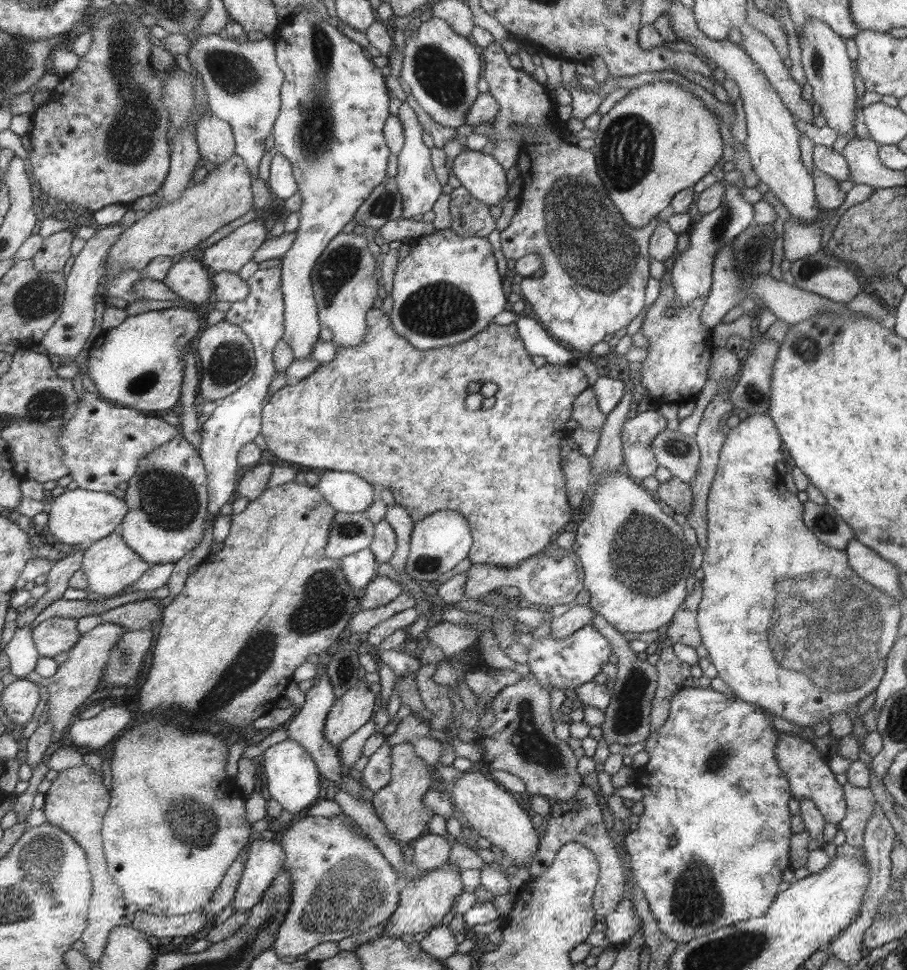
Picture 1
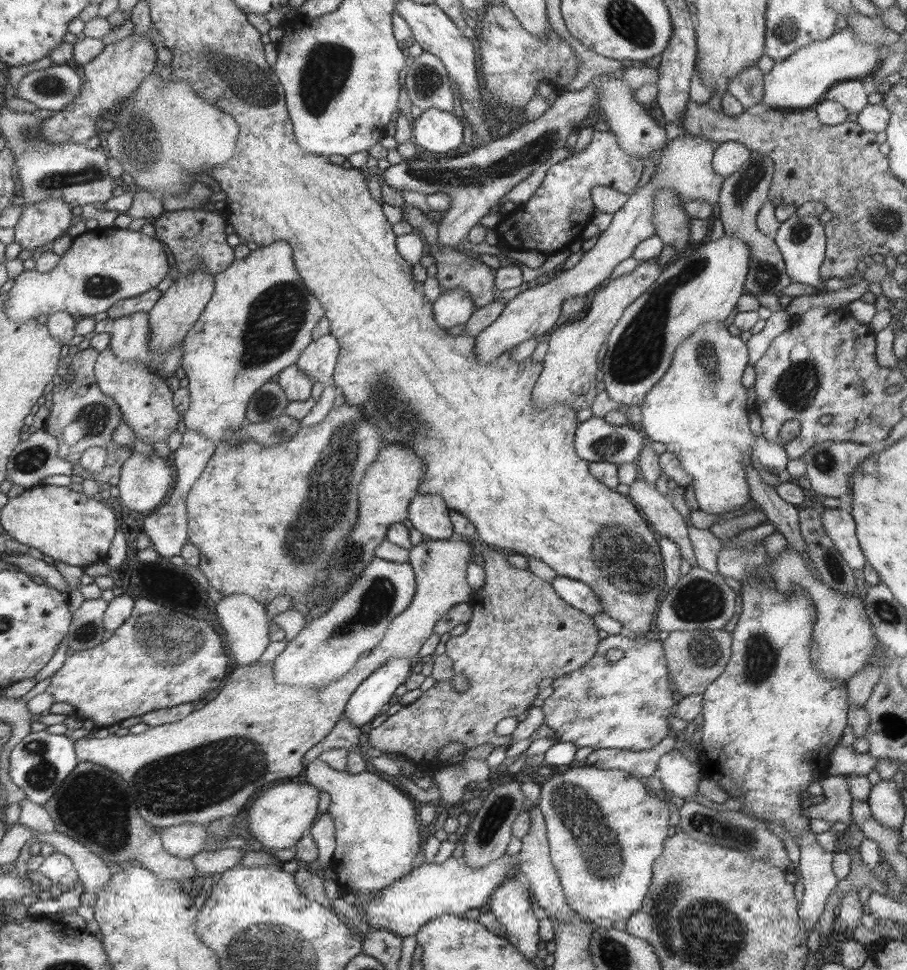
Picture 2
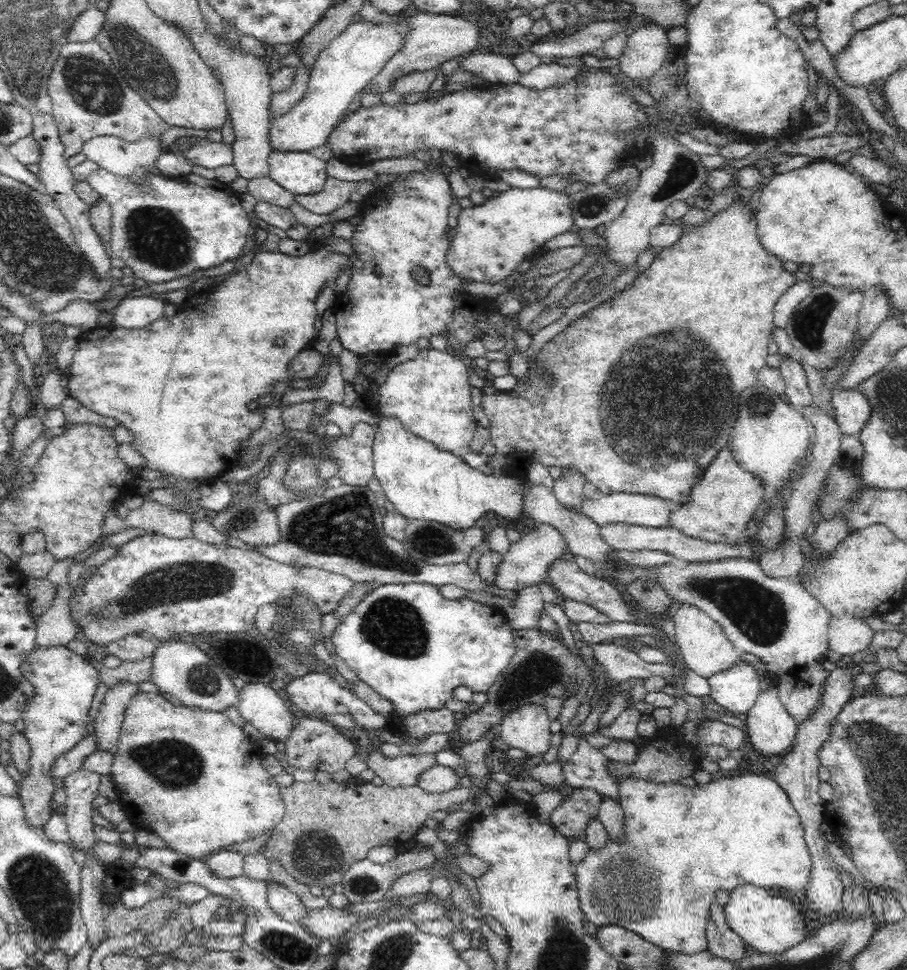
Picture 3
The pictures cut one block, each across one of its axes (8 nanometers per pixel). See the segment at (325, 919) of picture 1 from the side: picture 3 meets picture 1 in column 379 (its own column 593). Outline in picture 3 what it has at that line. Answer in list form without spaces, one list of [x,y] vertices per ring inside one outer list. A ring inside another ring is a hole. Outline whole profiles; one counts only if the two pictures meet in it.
[[[743,775],[735,778],[722,777],[719,780],[712,780],[707,784],[697,787],[687,787],[680,783],[659,783],[648,781],[648,779],[623,778],[617,782],[619,790],[619,805],[623,812],[623,838],[612,838],[608,840],[600,851],[589,850],[586,857],[578,863],[576,867],[575,879],[577,882],[577,893],[579,905],[585,918],[592,922],[594,926],[621,926],[626,930],[631,930],[644,941],[662,948],[664,951],[672,953],[697,953],[708,949],[706,927],[708,924],[709,911],[712,904],[717,902],[716,892],[718,890],[734,890],[736,886],[750,884],[757,887],[770,889],[773,887],[784,888],[789,896],[796,897],[804,901],[807,896],[805,892],[809,874],[812,868],[811,860],[805,840],[803,837],[804,829],[799,814],[793,809],[792,803],[788,800],[785,792],[777,785],[774,778],[761,775]]]

